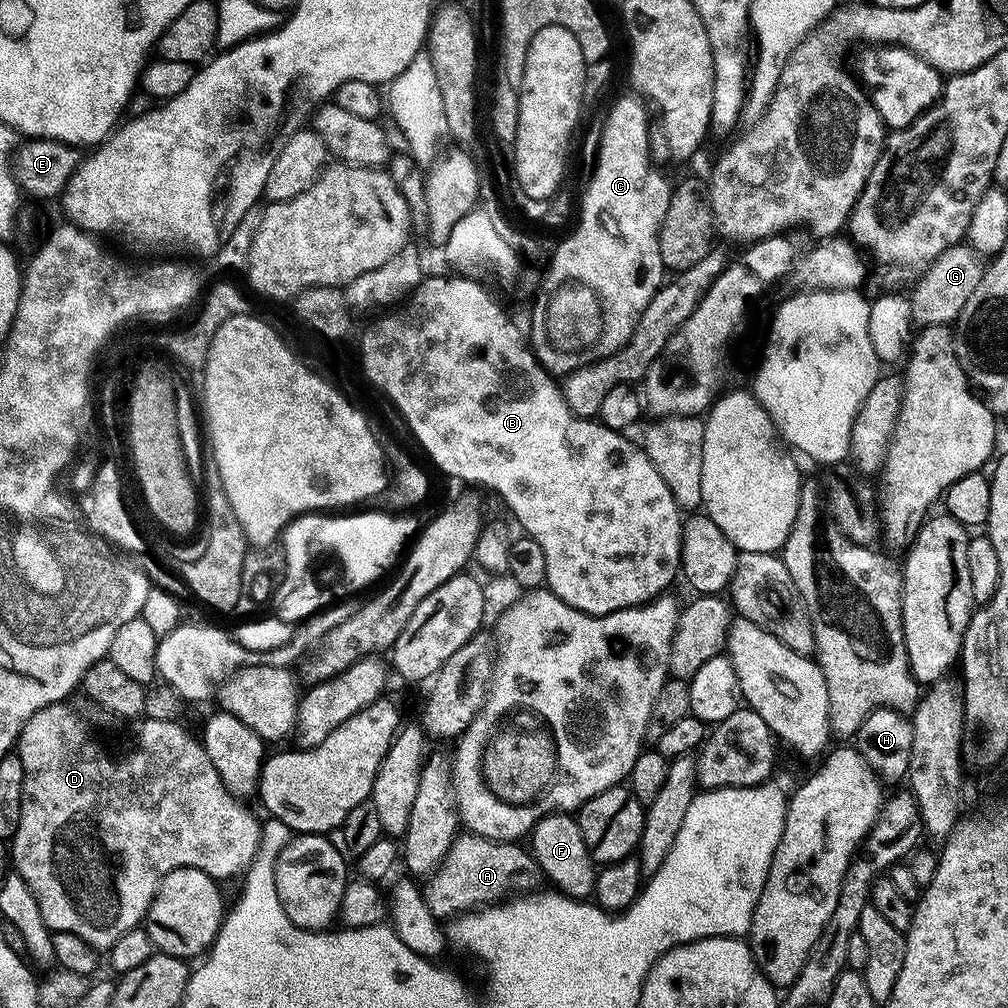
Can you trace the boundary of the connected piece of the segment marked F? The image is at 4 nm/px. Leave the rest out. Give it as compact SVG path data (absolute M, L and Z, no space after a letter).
M572 814L547 816L533 830L530 837L530 852L536 859L543 879L552 883L563 895L574 900L587 901L595 893L598 865L592 859L586 846L584 831L580 829L579 819Z

